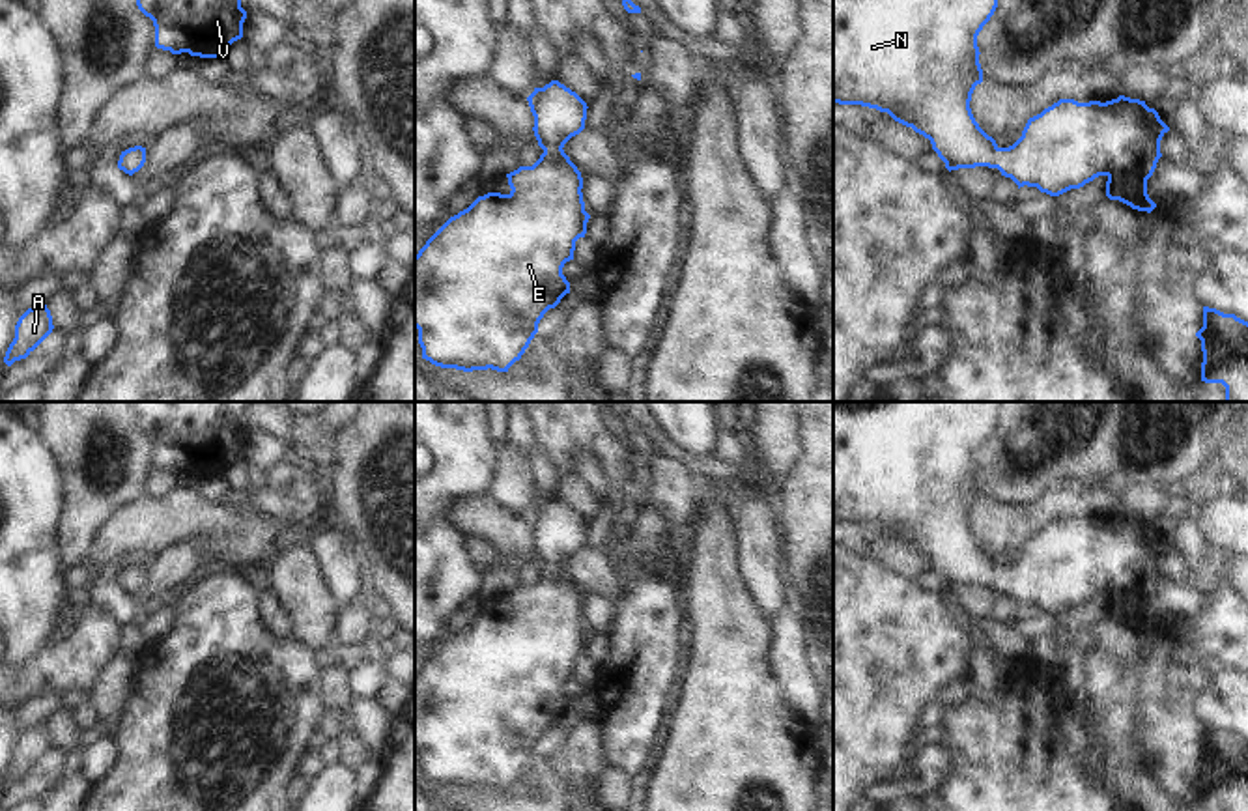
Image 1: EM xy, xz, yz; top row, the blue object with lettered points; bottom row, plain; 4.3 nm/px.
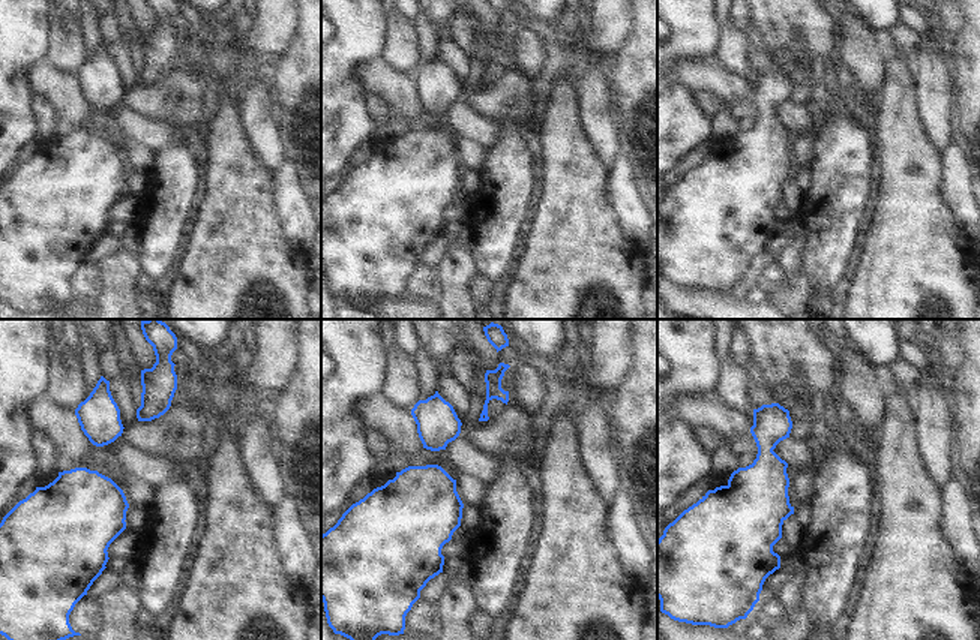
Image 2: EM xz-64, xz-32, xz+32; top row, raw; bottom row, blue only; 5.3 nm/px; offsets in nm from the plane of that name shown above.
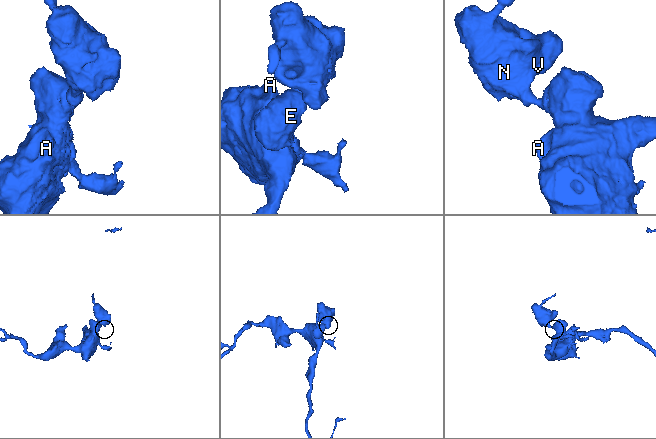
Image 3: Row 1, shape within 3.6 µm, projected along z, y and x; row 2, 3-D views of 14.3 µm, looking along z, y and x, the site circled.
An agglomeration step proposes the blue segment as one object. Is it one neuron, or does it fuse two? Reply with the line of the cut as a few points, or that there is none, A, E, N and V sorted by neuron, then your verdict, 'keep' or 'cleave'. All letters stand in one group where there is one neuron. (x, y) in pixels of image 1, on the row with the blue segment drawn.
cut none; groups A E N V; keep

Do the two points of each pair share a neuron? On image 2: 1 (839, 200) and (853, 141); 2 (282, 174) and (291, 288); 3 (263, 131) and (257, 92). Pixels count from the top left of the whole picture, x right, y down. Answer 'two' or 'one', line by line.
1: one
2: two
3: one

